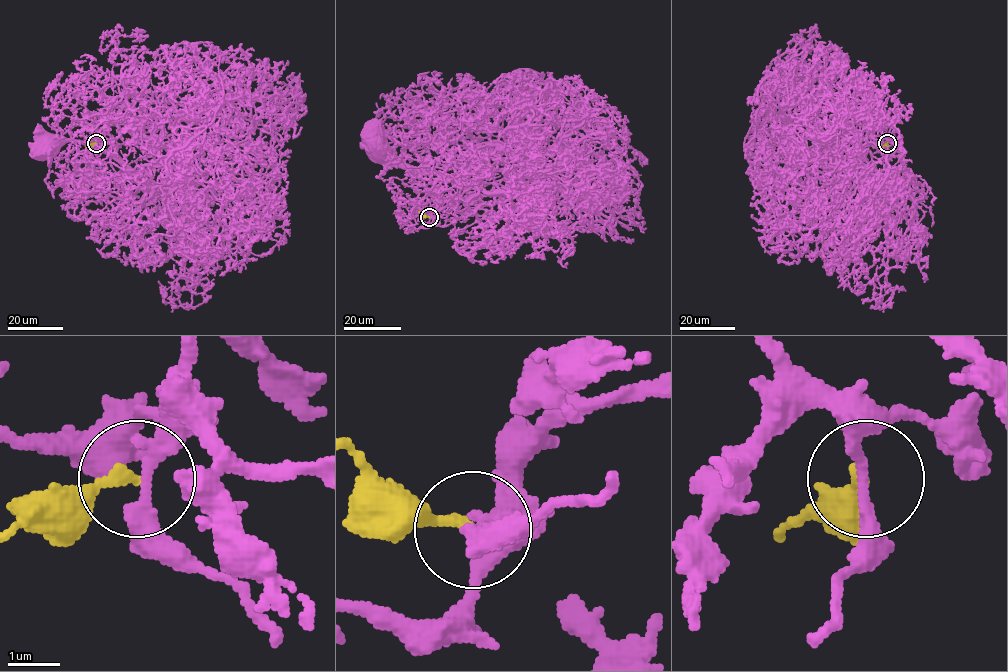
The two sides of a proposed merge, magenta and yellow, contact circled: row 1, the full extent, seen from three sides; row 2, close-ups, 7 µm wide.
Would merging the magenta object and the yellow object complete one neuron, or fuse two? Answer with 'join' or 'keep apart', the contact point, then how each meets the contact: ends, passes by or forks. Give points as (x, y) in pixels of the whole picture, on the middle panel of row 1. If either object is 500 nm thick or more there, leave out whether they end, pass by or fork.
keep apart; place (429, 217); magenta passes by; yellow ends

